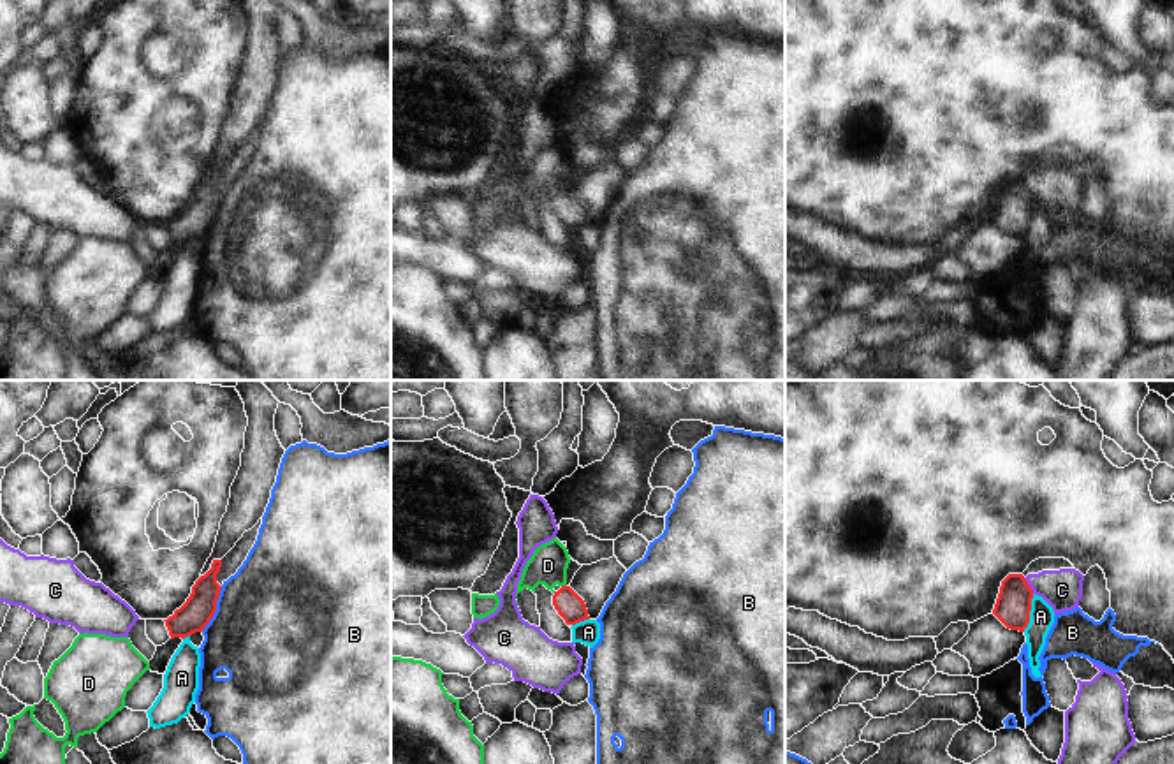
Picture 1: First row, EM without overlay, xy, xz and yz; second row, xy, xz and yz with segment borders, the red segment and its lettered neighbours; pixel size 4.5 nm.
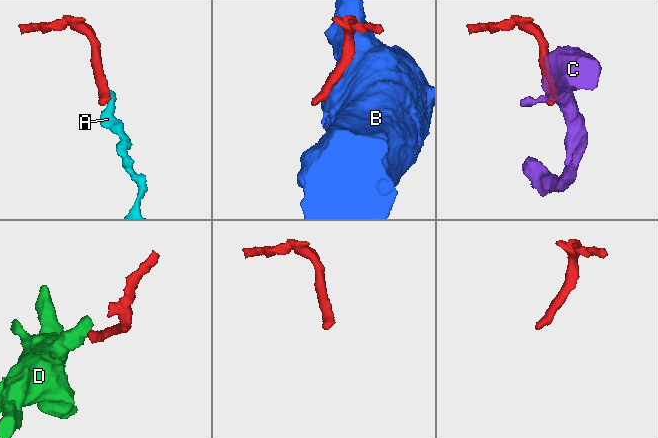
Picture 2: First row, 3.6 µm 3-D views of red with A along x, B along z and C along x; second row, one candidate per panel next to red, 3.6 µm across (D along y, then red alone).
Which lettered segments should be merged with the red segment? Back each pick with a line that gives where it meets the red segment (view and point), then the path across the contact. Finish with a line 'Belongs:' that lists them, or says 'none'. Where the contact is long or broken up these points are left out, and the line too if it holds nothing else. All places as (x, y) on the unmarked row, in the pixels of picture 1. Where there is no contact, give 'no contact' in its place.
D: meets red in xz at (565, 190); runs through xz (567, 208), (565, 190), (548, 171)
Belongs: D

